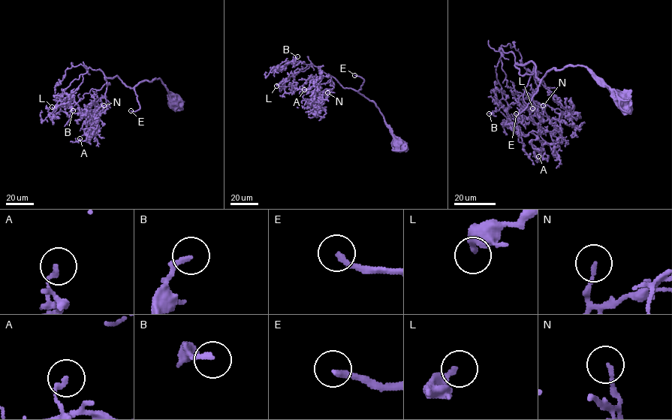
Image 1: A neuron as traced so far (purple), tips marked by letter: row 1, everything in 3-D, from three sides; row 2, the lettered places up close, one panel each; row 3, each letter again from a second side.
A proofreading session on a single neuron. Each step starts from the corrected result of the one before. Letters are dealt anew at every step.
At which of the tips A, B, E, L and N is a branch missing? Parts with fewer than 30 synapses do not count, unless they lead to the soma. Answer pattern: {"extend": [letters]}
{"extend": ["B", "E"]}

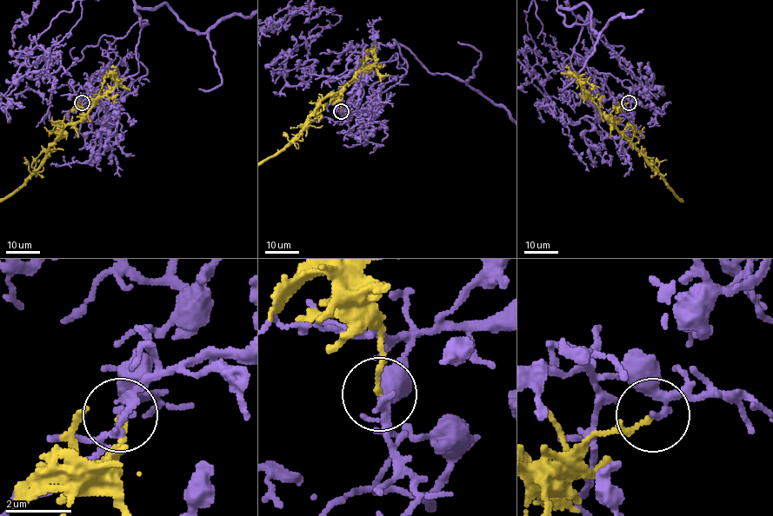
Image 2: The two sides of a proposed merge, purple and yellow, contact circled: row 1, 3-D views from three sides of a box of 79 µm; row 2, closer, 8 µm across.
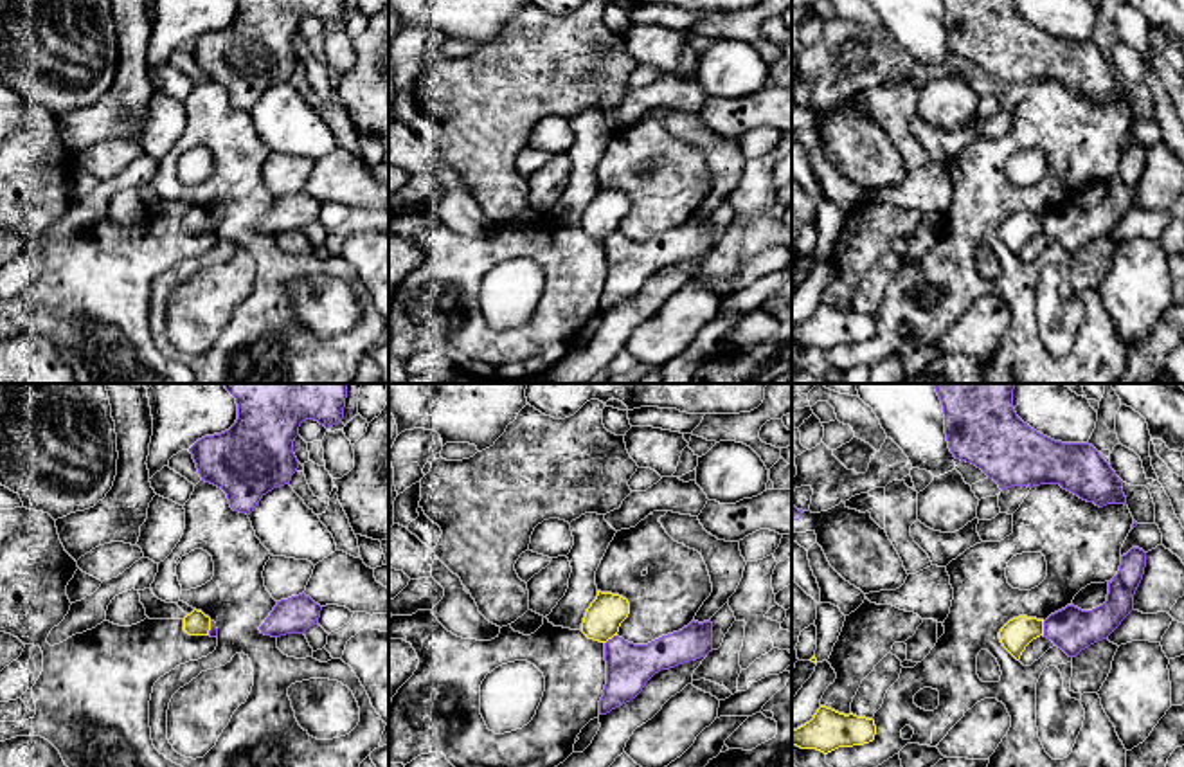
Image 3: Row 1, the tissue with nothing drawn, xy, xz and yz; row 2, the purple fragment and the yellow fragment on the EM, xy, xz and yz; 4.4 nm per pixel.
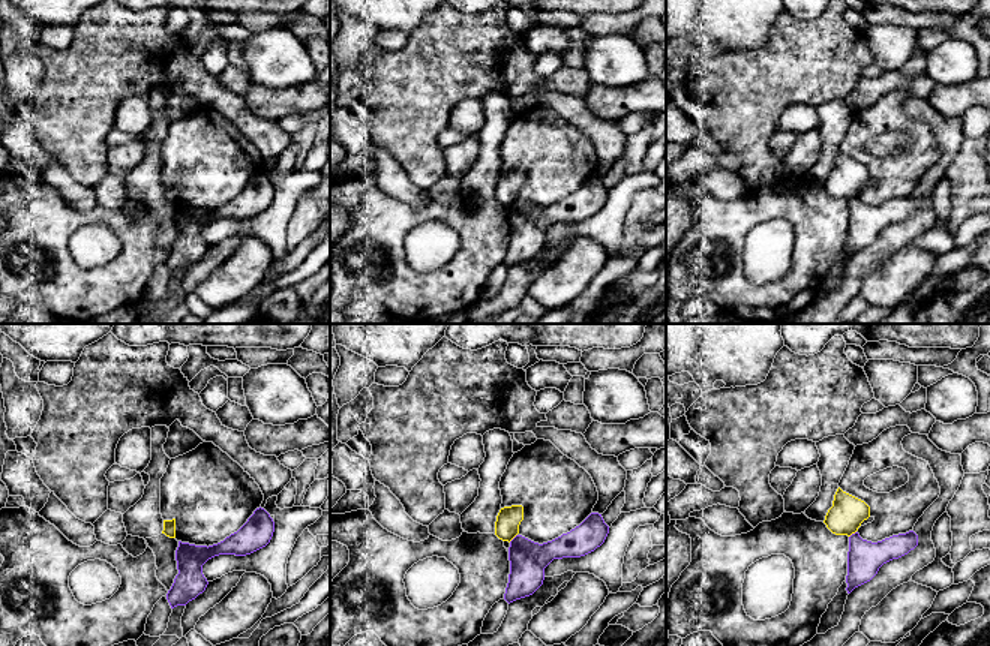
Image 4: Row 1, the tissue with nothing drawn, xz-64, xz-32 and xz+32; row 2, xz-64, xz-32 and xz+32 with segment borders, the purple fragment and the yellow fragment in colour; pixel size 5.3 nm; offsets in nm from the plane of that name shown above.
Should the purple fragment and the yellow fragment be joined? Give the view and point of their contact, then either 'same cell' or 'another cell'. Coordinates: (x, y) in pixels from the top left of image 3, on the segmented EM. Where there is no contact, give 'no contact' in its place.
meets purple in yz at (1044, 629); another cell

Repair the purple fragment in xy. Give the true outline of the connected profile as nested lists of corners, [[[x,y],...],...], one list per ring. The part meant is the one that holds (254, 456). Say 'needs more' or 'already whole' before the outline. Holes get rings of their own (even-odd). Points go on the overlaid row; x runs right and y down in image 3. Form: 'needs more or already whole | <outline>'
already whole | [[[223,384],[236,398],[236,423],[214,436],[198,439],[189,452],[202,481],[221,488],[234,511],[250,515],[274,488],[290,484],[299,468],[293,441],[306,420],[326,429],[342,423],[347,384]]]

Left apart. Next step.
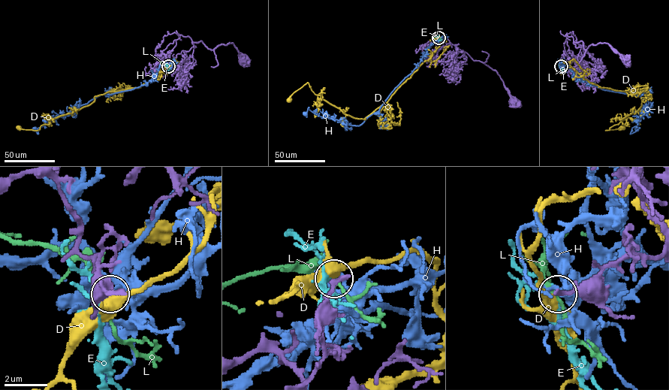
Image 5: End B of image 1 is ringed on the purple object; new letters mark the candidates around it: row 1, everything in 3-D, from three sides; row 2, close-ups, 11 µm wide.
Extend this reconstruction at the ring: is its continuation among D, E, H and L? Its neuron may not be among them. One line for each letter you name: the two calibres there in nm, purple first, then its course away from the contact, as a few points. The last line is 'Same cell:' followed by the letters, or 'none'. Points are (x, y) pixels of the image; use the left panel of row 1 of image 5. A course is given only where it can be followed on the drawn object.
E: 260 nm thick on the purple side, 170 nm on the other
Same cell: E

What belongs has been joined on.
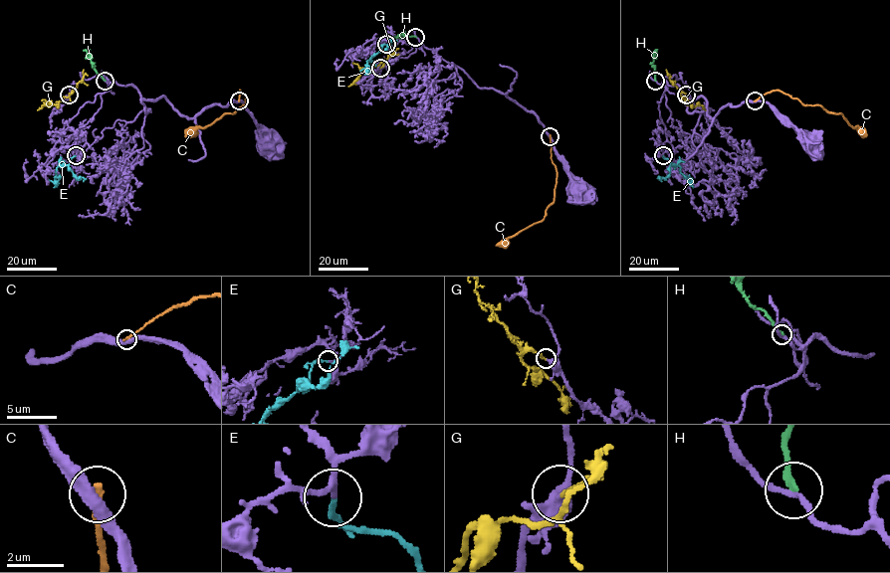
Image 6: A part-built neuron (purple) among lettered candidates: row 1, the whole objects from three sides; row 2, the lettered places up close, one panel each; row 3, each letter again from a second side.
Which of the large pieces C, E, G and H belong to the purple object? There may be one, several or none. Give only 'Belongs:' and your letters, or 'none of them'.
Belongs: E, G

